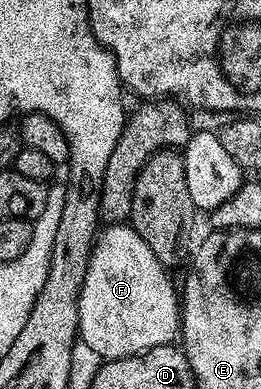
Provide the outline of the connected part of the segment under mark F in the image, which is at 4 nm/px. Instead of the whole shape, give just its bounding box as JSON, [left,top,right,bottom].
[79,223,181,361]

